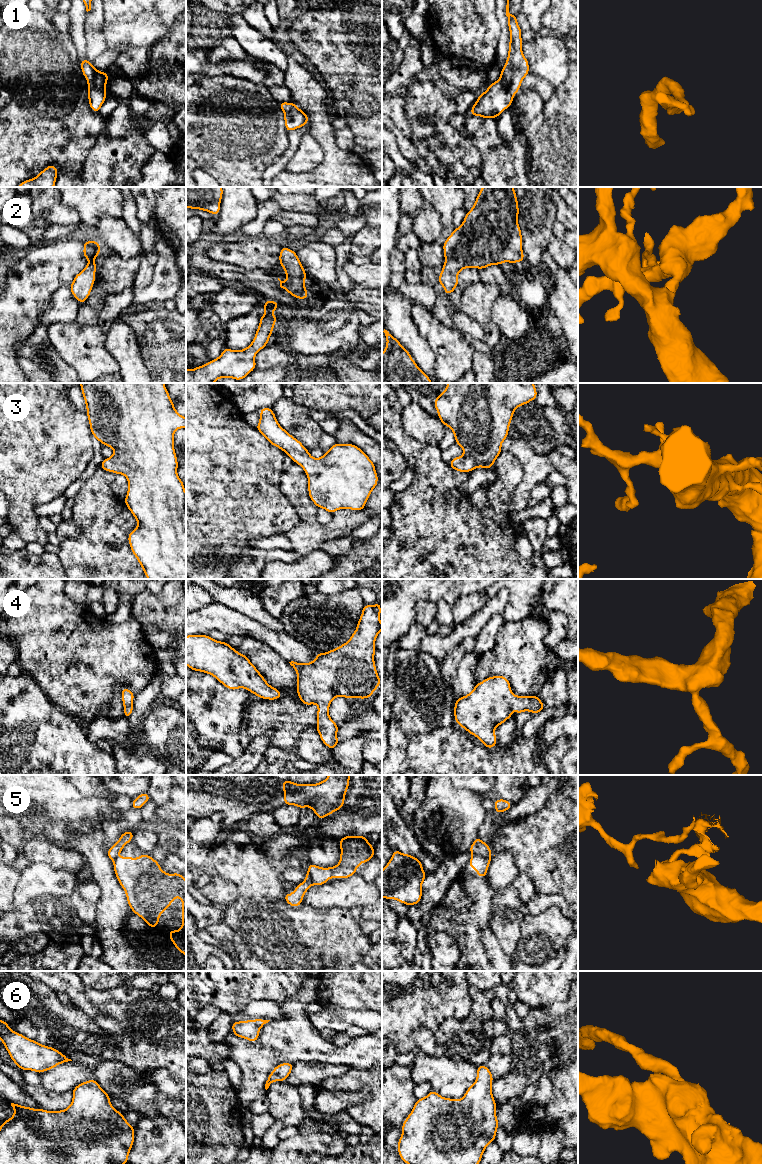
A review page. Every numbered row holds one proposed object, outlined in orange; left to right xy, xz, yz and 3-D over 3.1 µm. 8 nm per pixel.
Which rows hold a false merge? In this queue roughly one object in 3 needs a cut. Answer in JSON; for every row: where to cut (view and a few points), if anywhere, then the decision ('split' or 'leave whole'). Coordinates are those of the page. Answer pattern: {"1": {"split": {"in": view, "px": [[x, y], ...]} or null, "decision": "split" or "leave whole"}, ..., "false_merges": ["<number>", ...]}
{"1": {"split": null, "decision": "leave whole"}, "2": {"split": null, "decision": "leave whole"}, "3": {"split": null, "decision": "leave whole"}, "4": {"split": null, "decision": "leave whole"}, "5": {"split": {"in": "yz", "px": [[473, 854], [490, 858]]}, "decision": "split"}, "6": {"split": null, "decision": "leave whole"}, "false_merges": ["5"]}

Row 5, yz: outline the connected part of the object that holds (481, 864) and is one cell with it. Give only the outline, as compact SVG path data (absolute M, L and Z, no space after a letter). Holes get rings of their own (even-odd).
M473 855L469 861L470 869L475 869L477 871L477 876L486 877L490 861L491 858Z

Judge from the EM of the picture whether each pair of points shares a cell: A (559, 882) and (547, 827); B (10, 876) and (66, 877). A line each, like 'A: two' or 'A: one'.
A: one
B: two

